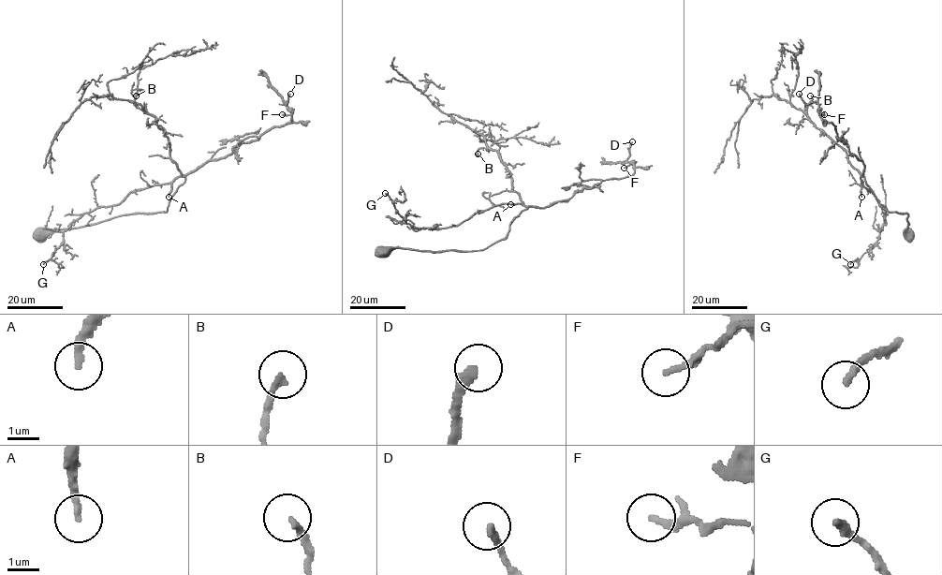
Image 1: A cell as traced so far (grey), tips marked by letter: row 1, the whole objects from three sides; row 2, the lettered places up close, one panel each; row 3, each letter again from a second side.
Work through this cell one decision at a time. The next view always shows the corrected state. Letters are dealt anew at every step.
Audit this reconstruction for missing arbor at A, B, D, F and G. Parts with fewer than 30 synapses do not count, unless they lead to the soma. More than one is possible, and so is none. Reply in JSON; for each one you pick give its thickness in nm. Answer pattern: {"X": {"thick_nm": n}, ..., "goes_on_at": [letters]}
{"D": {"thick_nm": 260}, "G": {"thick_nm": 260}, "goes_on_at": ["D", "G"]}

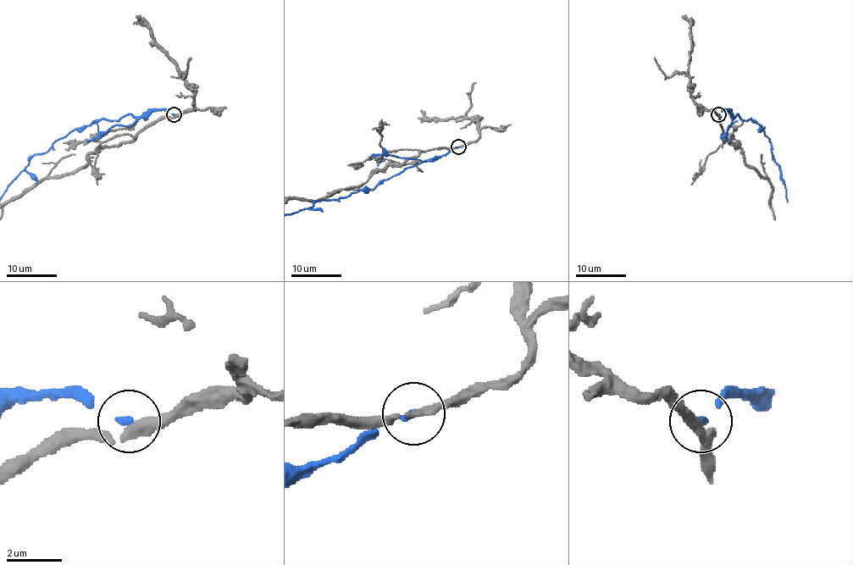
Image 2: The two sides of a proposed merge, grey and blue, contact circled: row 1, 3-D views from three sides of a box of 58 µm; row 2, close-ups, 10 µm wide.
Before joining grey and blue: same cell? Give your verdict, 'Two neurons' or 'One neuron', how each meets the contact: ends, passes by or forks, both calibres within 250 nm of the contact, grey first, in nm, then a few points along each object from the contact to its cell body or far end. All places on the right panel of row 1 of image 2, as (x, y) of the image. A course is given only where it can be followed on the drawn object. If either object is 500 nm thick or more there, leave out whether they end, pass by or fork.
Two neurons. At the ring grey passes by. At the ring blue ends. Thickness 280 nm (grey) against 200 nm

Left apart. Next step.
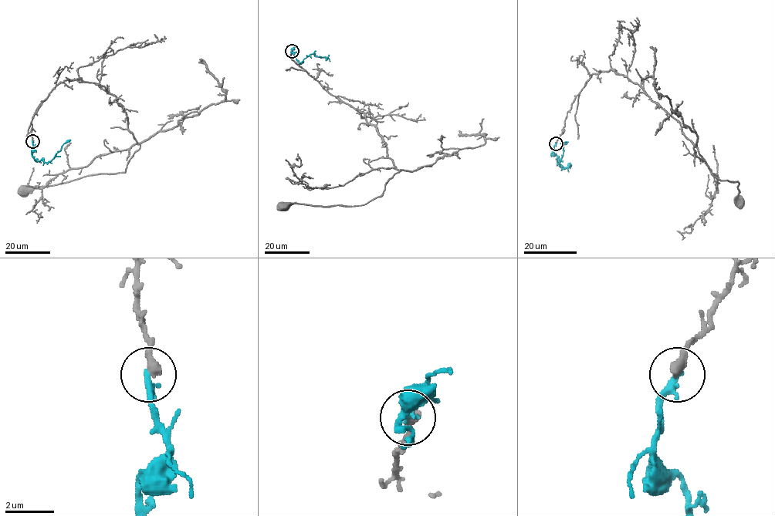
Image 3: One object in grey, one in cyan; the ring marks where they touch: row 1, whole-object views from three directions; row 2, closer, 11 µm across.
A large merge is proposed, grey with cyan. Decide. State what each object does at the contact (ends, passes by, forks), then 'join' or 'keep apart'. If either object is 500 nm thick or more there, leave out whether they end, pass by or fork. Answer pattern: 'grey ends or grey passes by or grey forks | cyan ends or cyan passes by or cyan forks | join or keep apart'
grey ends | cyan ends | keep apart

